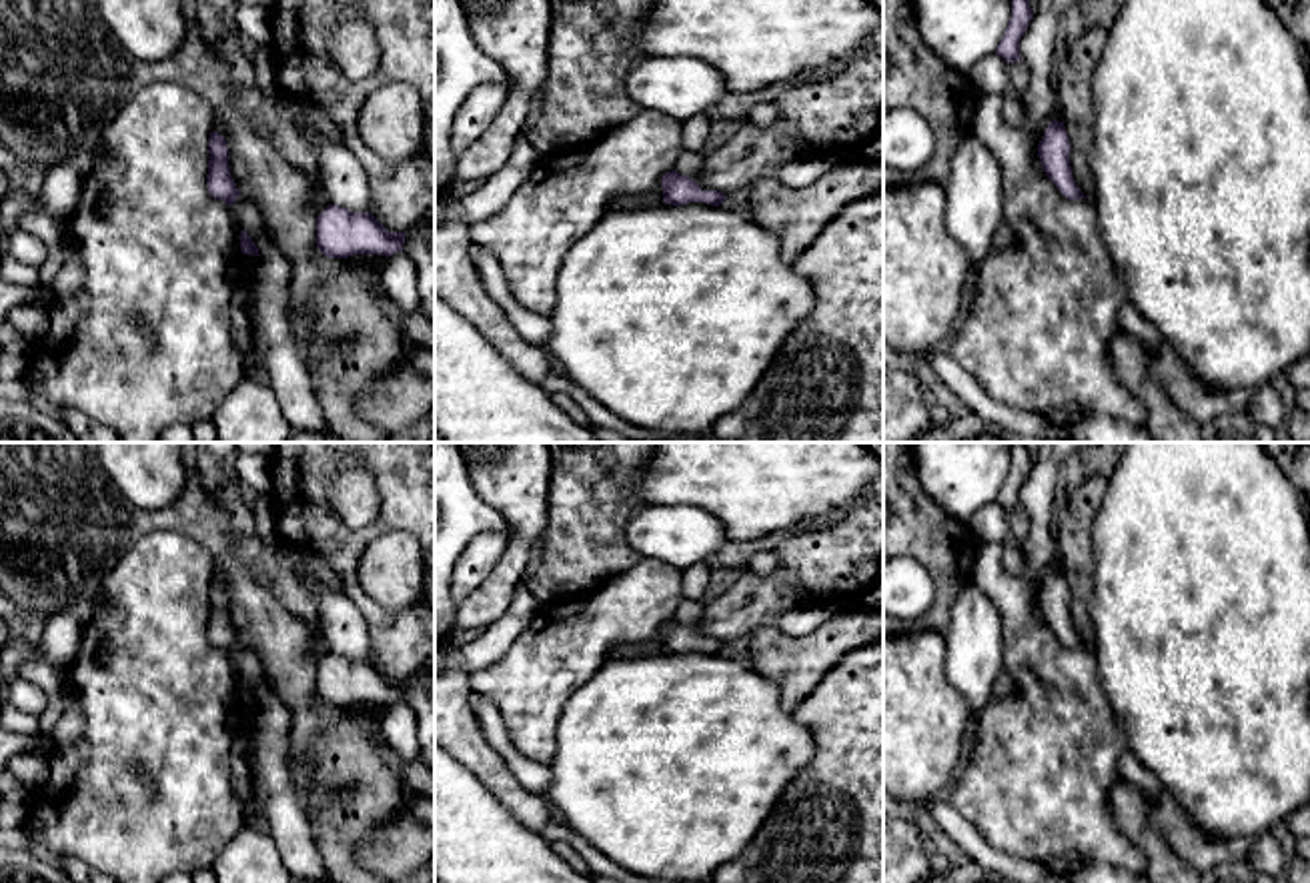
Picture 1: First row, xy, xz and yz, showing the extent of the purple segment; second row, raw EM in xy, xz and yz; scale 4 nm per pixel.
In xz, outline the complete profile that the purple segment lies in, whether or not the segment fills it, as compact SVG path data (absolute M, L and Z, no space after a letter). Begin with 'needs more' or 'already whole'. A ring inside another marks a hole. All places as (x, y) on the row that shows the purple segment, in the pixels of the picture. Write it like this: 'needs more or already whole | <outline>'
already whole | M671 170L661 178L661 188L663 188L665 204L673 204L673 206L683 206L689 202L705 202L711 206L719 206L725 200L723 192L701 190L693 178L687 178L677 170Z

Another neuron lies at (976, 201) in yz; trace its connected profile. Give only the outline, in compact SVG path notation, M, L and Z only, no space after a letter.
M967 130L955 148L943 188L945 228L965 248L977 274L994 252L994 232L1006 212L1006 190L998 158L973 130Z

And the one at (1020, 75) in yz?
M1020 58L1018 62L1008 64L1008 70L1010 70L1010 86L1014 88L1014 96L1022 98L1024 90L1032 80L1032 68L1024 58Z

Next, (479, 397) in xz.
M435 292L435 432L447 443L601 443L571 420L551 396L521 376L493 344Z

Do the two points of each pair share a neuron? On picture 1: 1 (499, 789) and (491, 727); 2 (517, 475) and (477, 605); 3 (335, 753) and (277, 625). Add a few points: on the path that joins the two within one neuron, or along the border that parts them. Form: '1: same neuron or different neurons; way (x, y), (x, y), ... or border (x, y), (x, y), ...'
1: different neurons; border (473, 711), (483, 737), (521, 785)
2: same neuron; way (521, 507), (521, 541), (507, 573)
3: different neurons; border (363, 721), (333, 721), (325, 729), (315, 775)

